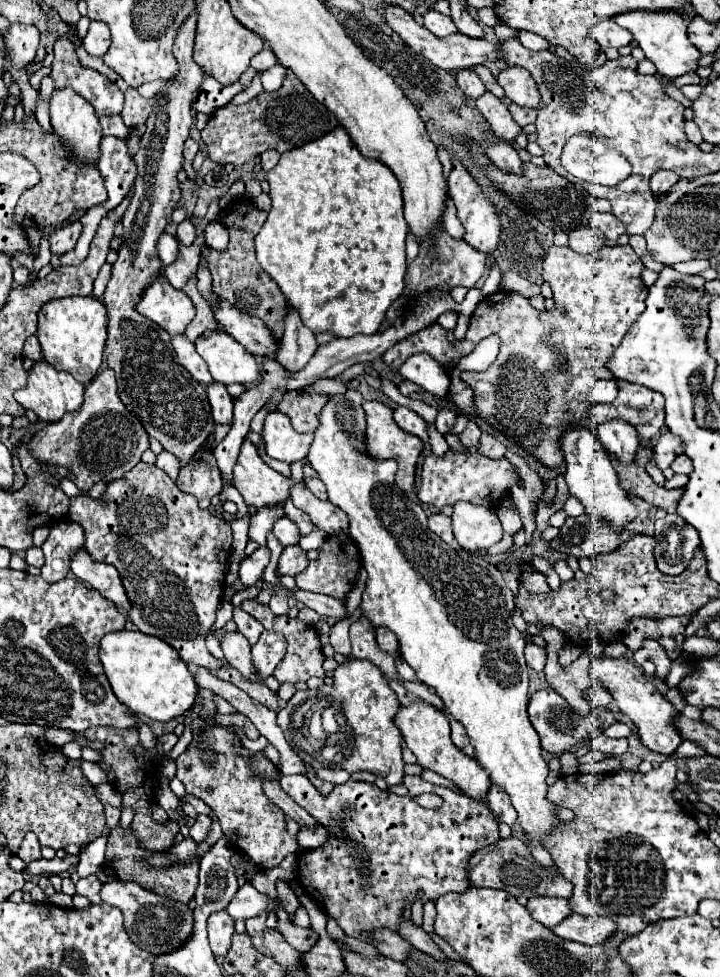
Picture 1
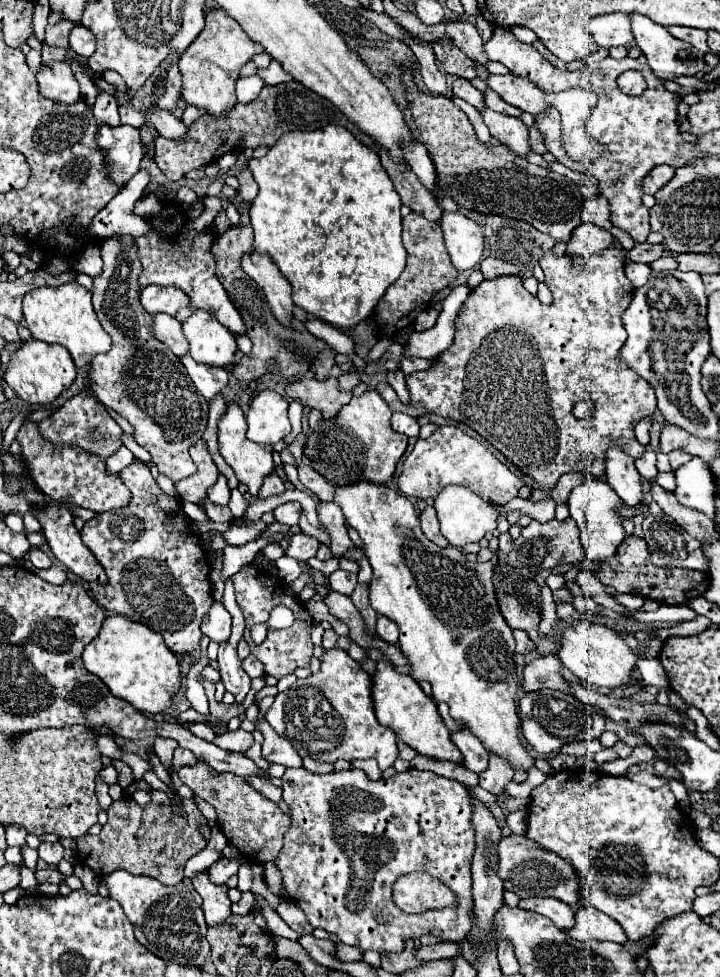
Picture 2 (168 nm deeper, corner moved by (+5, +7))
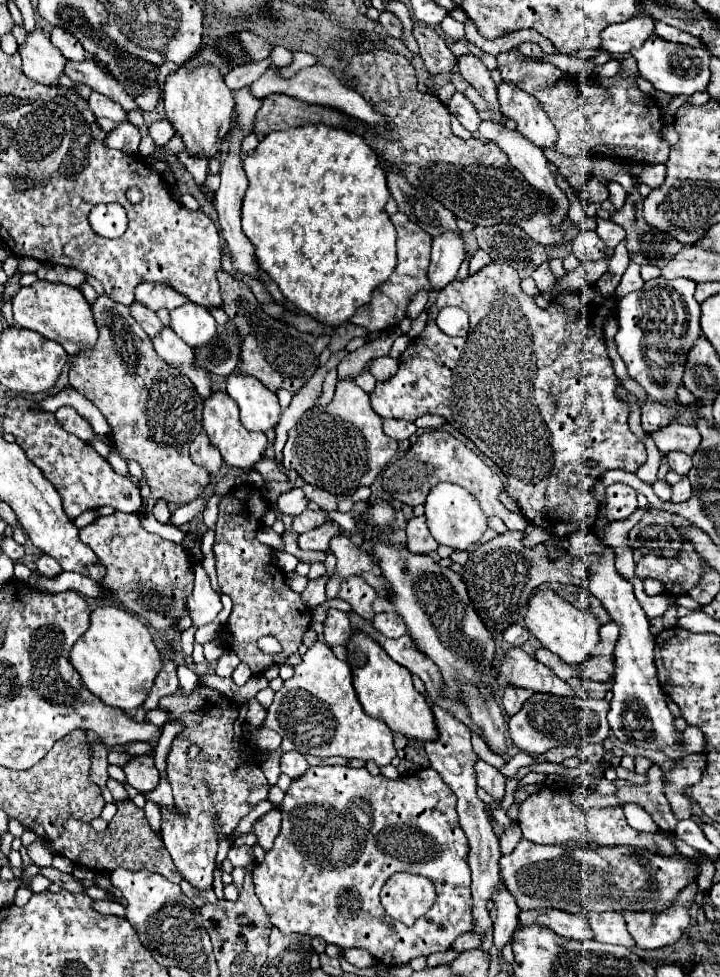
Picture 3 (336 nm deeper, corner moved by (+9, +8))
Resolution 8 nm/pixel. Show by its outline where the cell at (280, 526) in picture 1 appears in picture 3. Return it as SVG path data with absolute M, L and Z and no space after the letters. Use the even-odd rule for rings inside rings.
M293 488L285 494L281 494L277 504L279 504L279 510L287 516L299 516L307 508L307 500L305 500L305 494L301 488Z

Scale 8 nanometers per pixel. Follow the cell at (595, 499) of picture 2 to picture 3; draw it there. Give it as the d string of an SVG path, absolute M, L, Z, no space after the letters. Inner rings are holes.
M607 548L603 556L597 556L593 562L589 562L588 576L589 591L603 602L611 620L619 624L619 640L615 646L613 698L611 698L611 710L607 714L609 726L621 742L647 746L653 750L663 750L665 746L673 746L681 738L681 734L675 732L673 714L667 708L667 698L657 680L657 668L653 664L655 638L649 630L647 614L633 594L633 586L627 580L623 580L615 570L613 548Z

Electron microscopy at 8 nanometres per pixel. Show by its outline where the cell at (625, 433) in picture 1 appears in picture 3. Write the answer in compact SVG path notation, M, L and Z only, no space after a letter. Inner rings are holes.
M611 484L611 486L607 486L605 488L605 504L607 504L605 518L609 522L629 518L637 510L635 494L637 492L627 484Z

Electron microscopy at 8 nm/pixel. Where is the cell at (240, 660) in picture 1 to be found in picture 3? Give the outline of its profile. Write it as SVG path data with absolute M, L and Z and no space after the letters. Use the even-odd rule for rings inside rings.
M201 566L195 568L195 588L191 596L187 598L187 610L193 618L195 626L209 624L219 612L221 612L221 598L219 594L211 588L209 578Z

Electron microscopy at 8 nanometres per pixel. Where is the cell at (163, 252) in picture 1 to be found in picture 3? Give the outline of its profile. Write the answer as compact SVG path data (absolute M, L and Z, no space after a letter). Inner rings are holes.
M99 204L89 212L89 224L103 238L119 238L127 230L127 214L119 204Z

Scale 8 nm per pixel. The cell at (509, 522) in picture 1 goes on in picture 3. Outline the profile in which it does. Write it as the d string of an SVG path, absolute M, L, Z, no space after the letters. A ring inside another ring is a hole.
M505 688L505 694L503 694L503 708L509 716L517 714L523 706L523 702L531 696L533 692L525 692L523 688Z

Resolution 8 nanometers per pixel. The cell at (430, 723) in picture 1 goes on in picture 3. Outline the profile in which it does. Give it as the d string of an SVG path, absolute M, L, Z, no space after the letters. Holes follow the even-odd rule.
M353 630L345 646L347 664L351 666L353 674L353 688L363 710L373 718L383 720L393 732L401 732L407 738L421 742L435 740L437 728L433 722L433 712L425 702L425 696L413 688L411 672L407 668L401 668L401 664L397 664L395 660L391 660L381 648L381 644L363 630Z

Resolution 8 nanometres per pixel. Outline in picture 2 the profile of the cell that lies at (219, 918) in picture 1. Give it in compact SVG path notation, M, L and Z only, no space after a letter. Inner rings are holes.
M199 873L197 877L191 879L195 891L201 895L203 899L203 913L205 913L205 921L209 927L219 925L221 921L225 921L231 915L231 901L227 897L227 885L213 885L205 873Z

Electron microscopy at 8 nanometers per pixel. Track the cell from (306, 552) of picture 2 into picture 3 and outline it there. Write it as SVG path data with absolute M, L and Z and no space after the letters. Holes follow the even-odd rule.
M325 522L325 524L321 524L321 526L317 526L317 528L301 534L299 536L299 548L327 552L331 538L341 536L341 534L343 534L343 530L335 522Z

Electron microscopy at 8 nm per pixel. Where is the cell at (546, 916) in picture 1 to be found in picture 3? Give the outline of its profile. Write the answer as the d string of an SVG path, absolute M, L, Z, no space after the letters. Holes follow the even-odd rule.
M541 908L541 910L521 912L519 922L523 926L541 924L565 940L579 940L579 942L593 940L593 930L591 930L585 914L569 914L569 912L561 912L561 910Z

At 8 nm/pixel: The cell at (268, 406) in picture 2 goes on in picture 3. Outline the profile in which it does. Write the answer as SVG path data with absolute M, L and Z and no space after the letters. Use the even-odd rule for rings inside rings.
M239 372L231 374L227 378L227 394L239 404L241 424L247 430L267 432L281 418L277 396L269 392L255 376L245 376Z

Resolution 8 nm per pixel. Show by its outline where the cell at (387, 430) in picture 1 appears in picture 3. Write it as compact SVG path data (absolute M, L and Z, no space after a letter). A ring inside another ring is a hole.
M339 380L333 400L327 406L313 406L307 410L297 426L289 430L283 464L311 486L331 494L353 494L359 486L371 486L395 452L397 442L383 434L383 418L371 408L369 394L353 380Z

